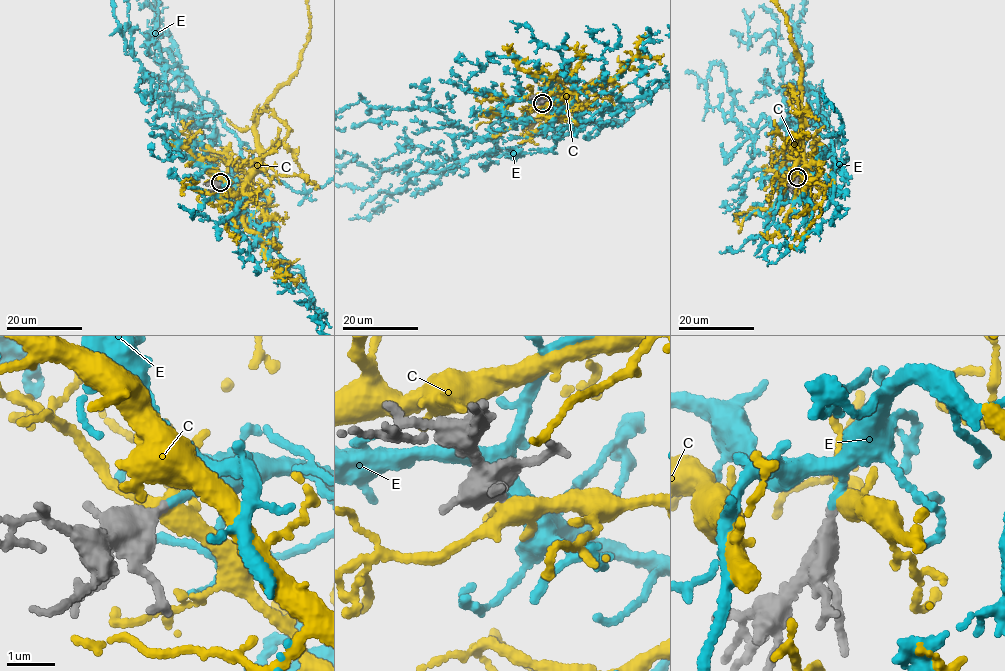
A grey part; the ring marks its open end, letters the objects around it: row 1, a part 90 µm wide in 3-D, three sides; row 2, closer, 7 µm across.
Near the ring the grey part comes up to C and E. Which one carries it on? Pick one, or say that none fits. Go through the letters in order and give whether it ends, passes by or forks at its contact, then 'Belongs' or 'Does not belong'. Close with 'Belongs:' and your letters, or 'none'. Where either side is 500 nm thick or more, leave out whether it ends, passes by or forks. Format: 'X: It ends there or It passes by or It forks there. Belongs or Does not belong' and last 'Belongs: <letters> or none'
C: It forks there. Does not belong
E: It ends there. Belongs
Belongs: E

